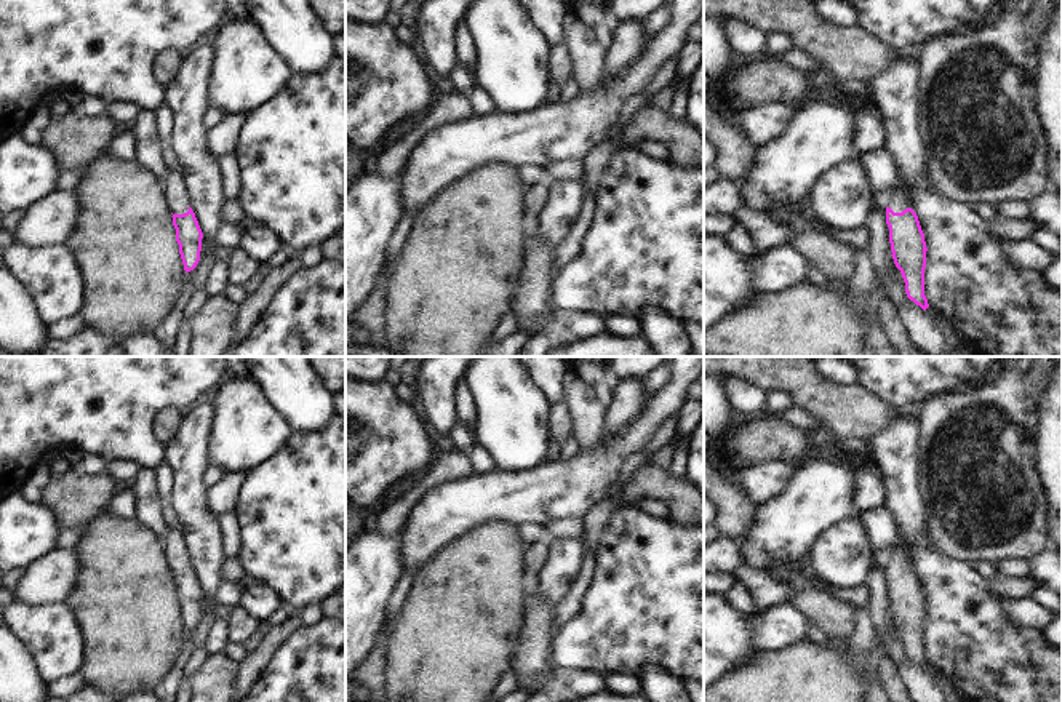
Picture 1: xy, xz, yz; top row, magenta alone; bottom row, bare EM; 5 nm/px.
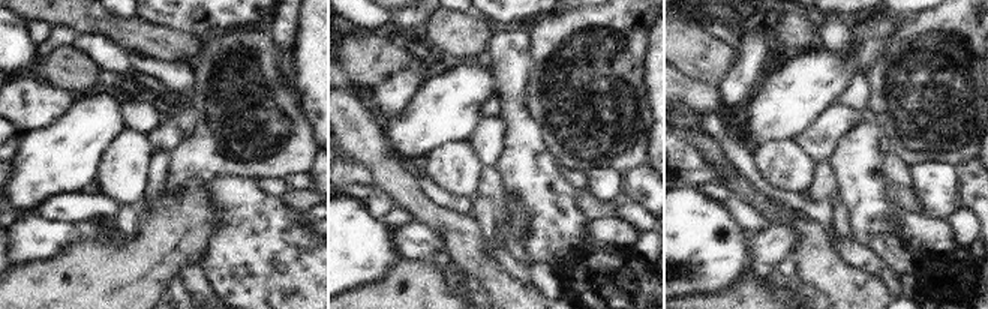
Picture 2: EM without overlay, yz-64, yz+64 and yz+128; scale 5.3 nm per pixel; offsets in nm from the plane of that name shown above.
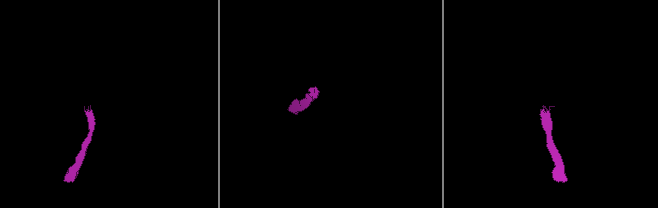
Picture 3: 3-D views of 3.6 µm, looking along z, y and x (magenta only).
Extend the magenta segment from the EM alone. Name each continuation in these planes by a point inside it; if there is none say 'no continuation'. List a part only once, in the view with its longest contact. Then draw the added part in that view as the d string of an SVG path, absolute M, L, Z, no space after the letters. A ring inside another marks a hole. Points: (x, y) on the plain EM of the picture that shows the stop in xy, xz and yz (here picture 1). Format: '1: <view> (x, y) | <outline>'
1: xy (176, 555) | M168 528L162 542L166 550L166 561L170 569L173 572L187 571L190 563L182 534L173 528Z

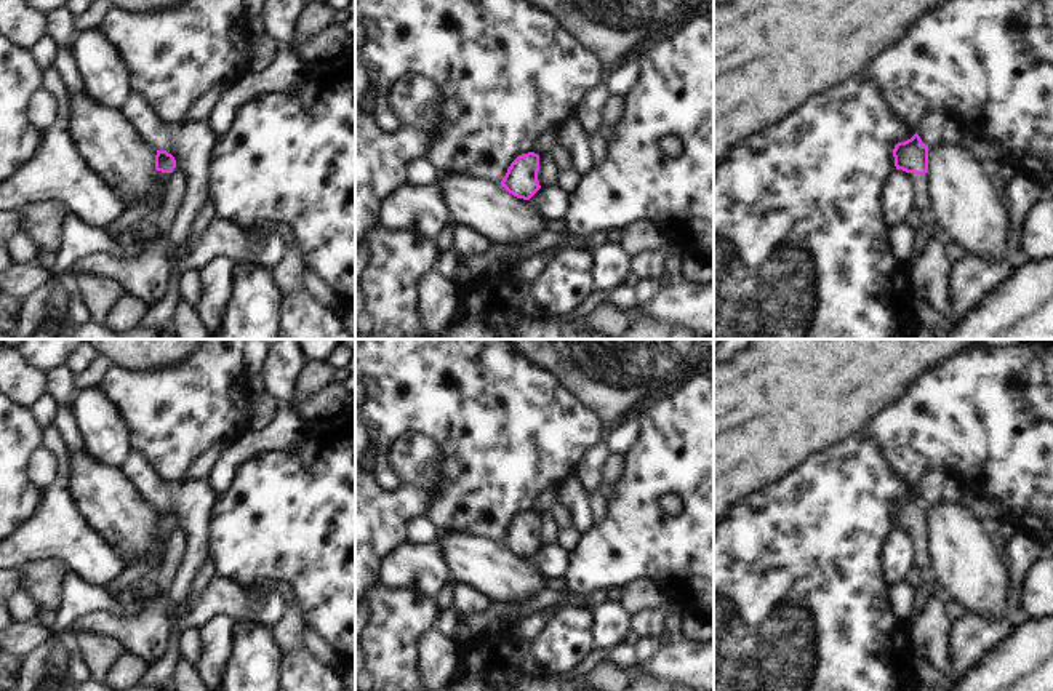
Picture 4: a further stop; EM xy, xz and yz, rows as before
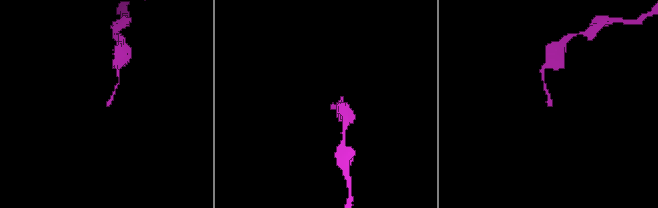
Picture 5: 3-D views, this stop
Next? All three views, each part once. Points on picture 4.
1: yz (919, 539) | M907 531L912 545L915 549L915 565L923 571L930 571L931 568L931 555L928 552L928 531L925 533L915 533Z

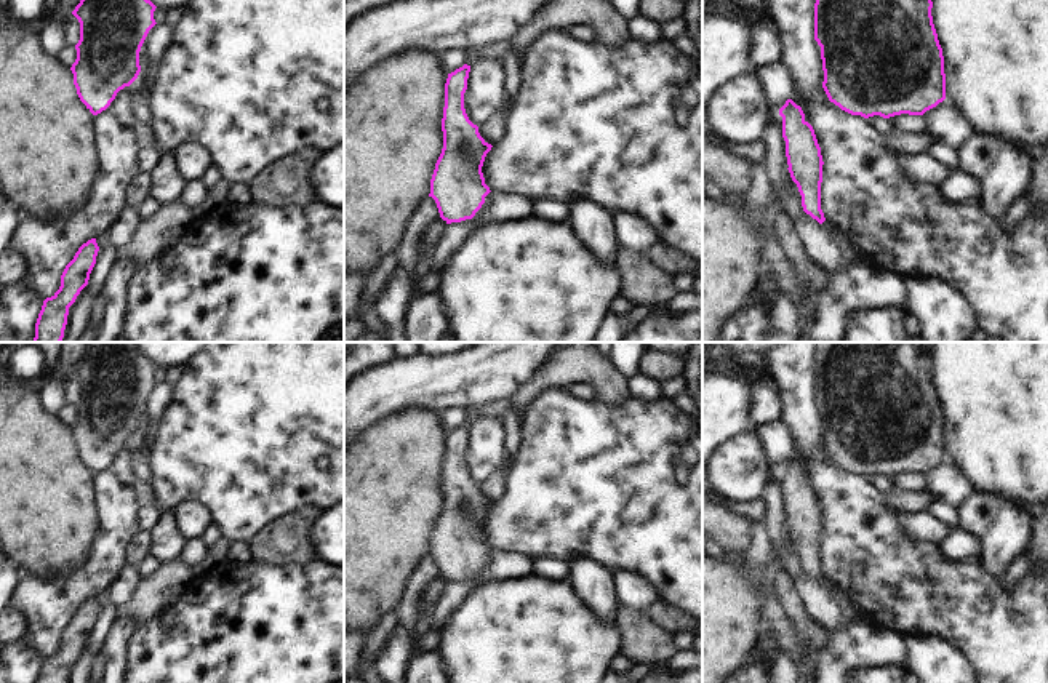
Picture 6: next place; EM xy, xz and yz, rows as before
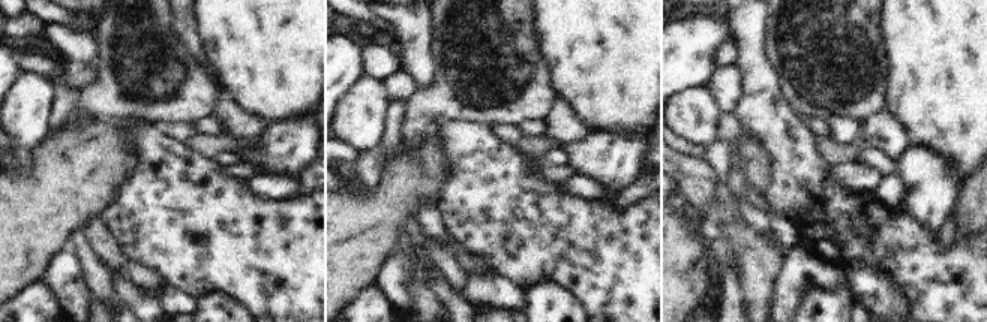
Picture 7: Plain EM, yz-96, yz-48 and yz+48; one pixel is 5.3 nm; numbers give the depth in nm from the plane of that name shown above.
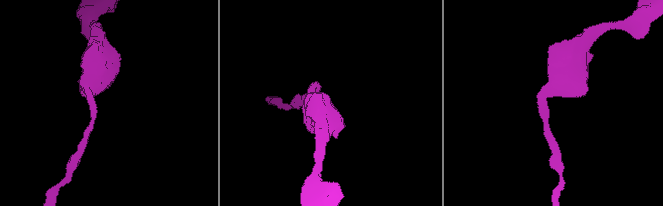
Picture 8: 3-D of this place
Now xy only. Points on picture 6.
no continuation

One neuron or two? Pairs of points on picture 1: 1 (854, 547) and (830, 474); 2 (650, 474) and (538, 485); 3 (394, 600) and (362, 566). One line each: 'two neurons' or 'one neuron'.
1: two neurons
2: two neurons
3: two neurons

